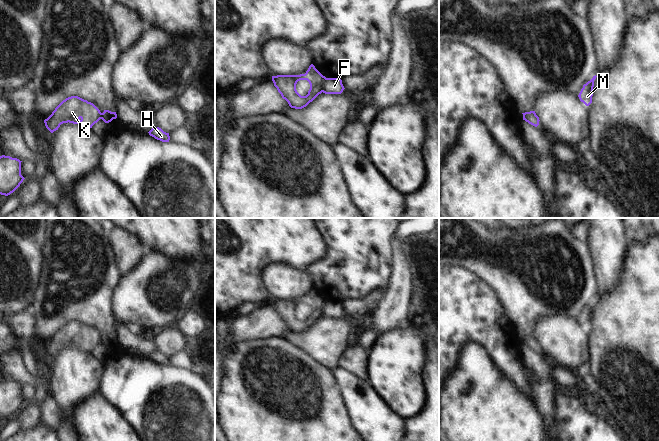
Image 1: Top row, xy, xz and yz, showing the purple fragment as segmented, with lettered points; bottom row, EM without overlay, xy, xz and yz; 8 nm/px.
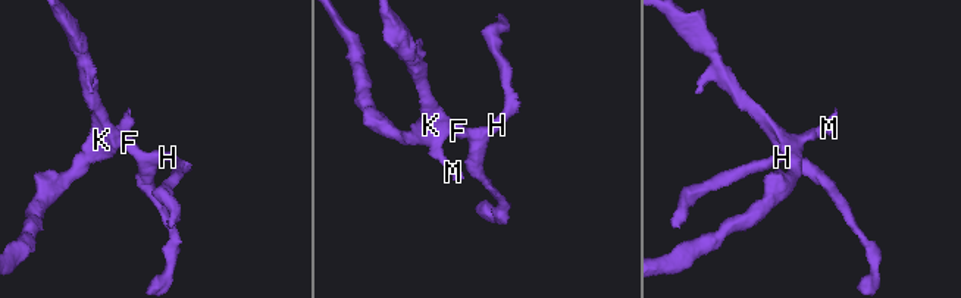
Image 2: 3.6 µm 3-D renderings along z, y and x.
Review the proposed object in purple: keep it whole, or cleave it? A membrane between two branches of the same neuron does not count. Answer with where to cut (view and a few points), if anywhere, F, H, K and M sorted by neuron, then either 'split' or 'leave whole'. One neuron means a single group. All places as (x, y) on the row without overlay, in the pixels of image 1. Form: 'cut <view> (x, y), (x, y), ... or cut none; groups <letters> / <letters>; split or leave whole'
cut xz (326, 302), (321, 315); groups F H / K M; split

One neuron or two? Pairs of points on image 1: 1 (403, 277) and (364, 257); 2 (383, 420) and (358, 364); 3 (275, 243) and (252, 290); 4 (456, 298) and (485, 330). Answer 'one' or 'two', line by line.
1: two
2: two
3: one
4: one

